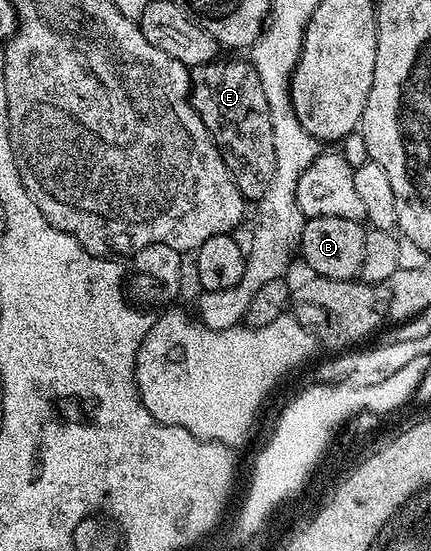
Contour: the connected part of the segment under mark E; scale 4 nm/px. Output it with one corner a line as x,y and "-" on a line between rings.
219,58
209,60
207,64
195,64
189,71
190,105
222,152
222,160
228,166
242,197
248,202
257,202
272,178
276,157
273,154
268,101
264,98
256,70
246,58

